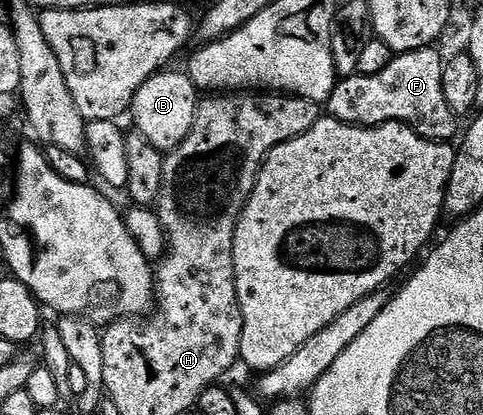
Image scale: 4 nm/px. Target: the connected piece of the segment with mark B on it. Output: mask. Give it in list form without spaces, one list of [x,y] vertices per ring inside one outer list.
[[[163,70],[144,82],[144,86],[140,86],[140,90],[134,95],[132,105],[133,127],[136,132],[163,154],[169,154],[180,147],[194,130],[200,103],[200,90],[192,83],[189,75],[185,71],[170,71]]]

